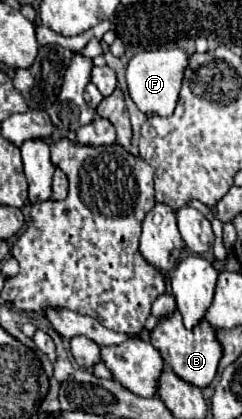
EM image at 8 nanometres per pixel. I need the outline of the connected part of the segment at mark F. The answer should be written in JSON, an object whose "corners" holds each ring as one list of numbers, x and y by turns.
{"corners":[[181,48,177,50,151,50,135,54,127,66,127,88,129,96,135,106,143,114,157,114,157,116,171,116,175,104,179,100,179,88,183,80,183,70,187,66,189,54]]}

